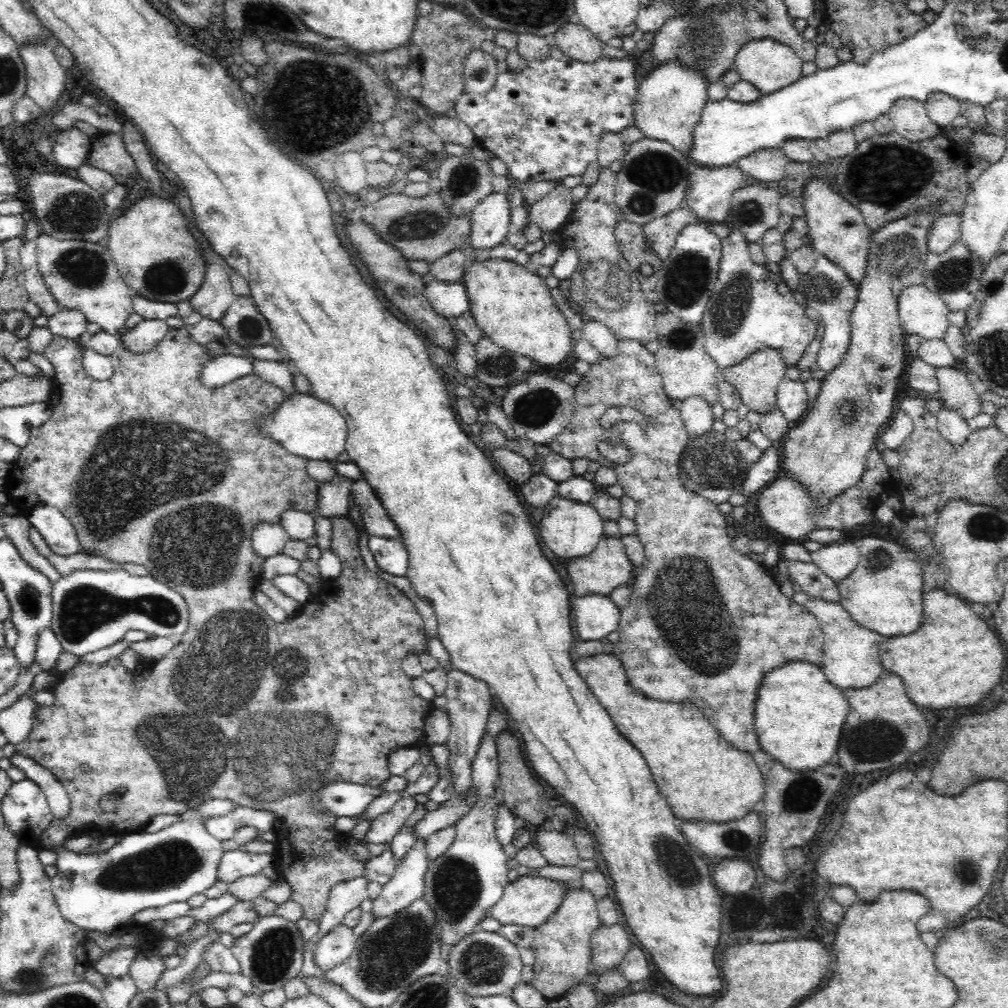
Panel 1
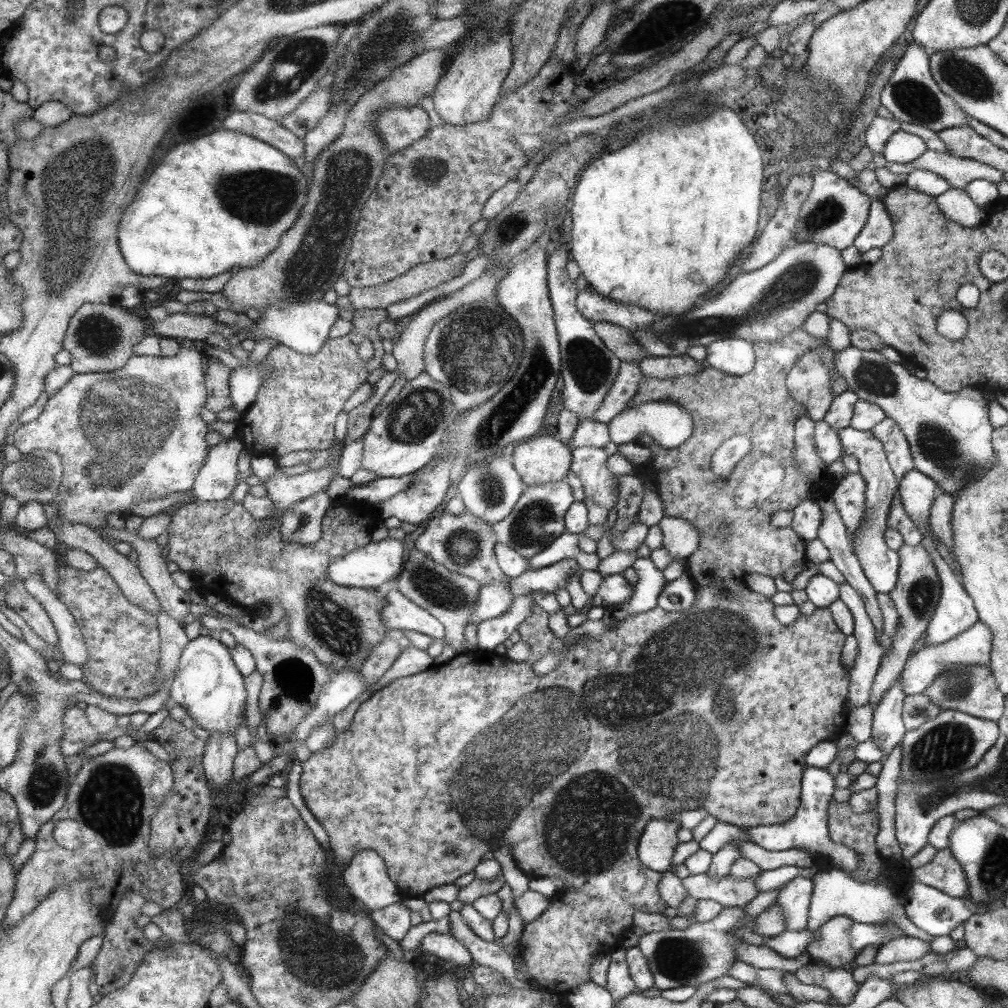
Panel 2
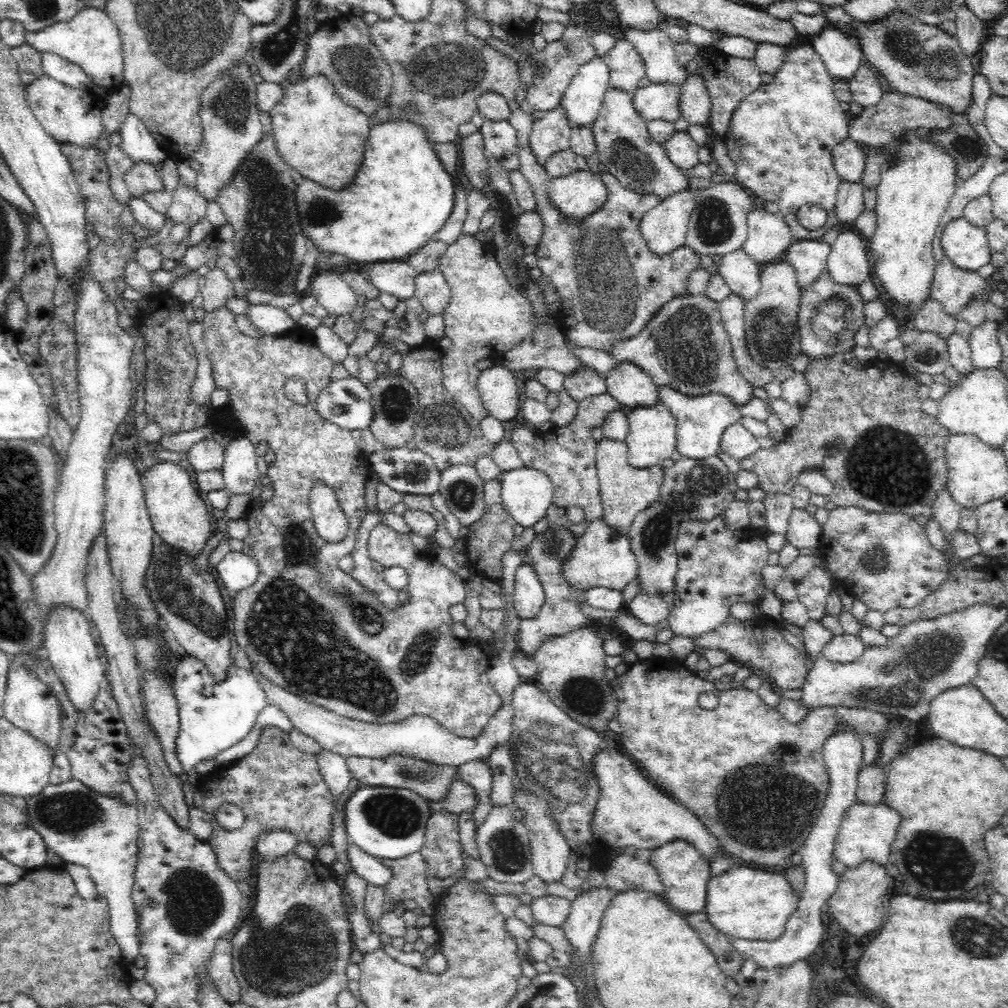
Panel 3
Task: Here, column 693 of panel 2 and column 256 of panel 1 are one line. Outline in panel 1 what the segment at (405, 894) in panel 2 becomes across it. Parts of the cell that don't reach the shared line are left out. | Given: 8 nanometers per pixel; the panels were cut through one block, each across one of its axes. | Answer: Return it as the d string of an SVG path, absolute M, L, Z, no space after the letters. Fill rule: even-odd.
M184 325L180 326L180 328L170 328L170 331L166 334L164 341L156 345L150 353L144 353L142 357L134 357L133 353L126 352L126 349L122 349L122 346L120 346L120 348L115 350L111 357L111 362L114 366L114 375L106 381L96 381L86 373L86 370L83 366L85 350L85 346L81 344L80 339L68 339L62 336L54 336L50 346L44 350L43 356L52 364L53 371L53 373L50 375L51 379L53 380L52 396L50 396L50 401L47 404L47 406L52 410L51 416L50 419L44 422L44 424L41 424L30 431L29 441L26 443L26 446L20 448L18 460L10 463L9 476L5 479L6 484L4 487L4 492L6 492L9 496L9 504L14 505L15 510L19 510L19 512L22 512L22 515L24 516L27 516L27 513L30 512L32 508L36 508L36 506L53 506L56 508L56 510L58 510L60 514L63 514L64 518L67 518L70 521L70 524L73 526L80 545L79 551L82 554L85 554L86 556L98 556L112 562L117 562L121 565L139 564L140 566L144 566L144 568L148 570L150 576L154 577L158 581L161 581L162 584L166 584L170 588L174 589L185 600L185 603L188 607L189 618L186 630L181 637L181 641L178 642L176 646L173 646L170 649L170 652L168 652L166 656L162 657L162 660L152 662L154 670L152 670L152 676L150 676L146 682L140 682L140 684L133 682L131 679L131 671L122 667L118 657L113 658L110 660L110 662L108 662L108 664L104 664L104 666L100 667L96 667L92 664L86 664L85 662L76 663L71 669L68 669L66 672L61 674L58 684L51 689L54 693L54 697L56 697L54 706L39 706L39 708L35 710L34 728L31 729L31 732L28 734L26 740L23 740L20 744L16 744L16 752L18 754L32 756L32 758L34 758L38 764L44 766L44 768L48 768L48 770L50 770L50 772L52 772L52 774L54 774L54 776L58 779L58 782L64 786L64 788L66 788L71 802L70 816L64 820L53 821L51 824L48 824L48 828L46 828L46 830L42 831L42 834L40 835L39 849L57 854L59 849L64 848L66 840L76 836L85 836L90 831L97 831L98 835L101 835L102 837L124 837L125 835L133 832L142 831L144 826L149 824L150 818L154 819L154 816L159 816L161 814L175 814L183 816L194 812L194 810L198 809L199 805L203 804L203 802L206 800L212 800L212 798L228 799L232 802L235 802L238 807L266 810L268 812L274 812L276 816L280 814L282 818L286 818L286 820L288 820L288 826L292 826L292 828L296 828L296 826L302 826L302 828L304 828L304 826L322 826L322 828L308 828L308 844L280 844L280 856L278 856L278 862L276 862L275 868L276 873L282 874L282 876L286 878L286 882L290 884L293 892L291 900L299 902L303 906L305 910L304 916L308 917L310 920L319 921L322 913L326 910L330 894L332 893L332 888L336 884L349 882L354 878L359 878L362 875L362 872L364 872L364 866L362 866L364 863L354 861L354 859L352 859L352 857L346 853L346 849L344 849L344 847L340 847L340 832L334 831L334 820L336 820L336 817L332 817L332 814L331 816L320 816L320 824L302 824L302 820L306 820L306 812L302 812L302 810L308 810L308 806L306 806L306 798L308 798L308 794L310 794L310 792L313 794L318 787L321 787L324 783L333 782L333 780L348 781L351 783L378 787L391 775L387 765L387 756L389 750L394 750L395 748L419 749L422 746L428 746L426 742L426 735L424 734L424 727L426 718L428 718L428 715L432 710L431 701L425 701L423 698L420 698L416 692L414 692L414 689L411 685L411 680L413 678L410 678L405 673L405 670L401 667L402 659L406 658L408 654L416 654L420 656L420 654L427 652L427 634L425 633L422 618L419 616L415 604L407 596L404 596L404 593L399 588L396 588L393 584L382 580L378 575L375 575L372 571L370 571L370 569L368 569L368 567L366 567L366 563L364 562L359 549L359 533L354 528L354 525L346 517L344 517L342 520L340 520L340 522L338 522L338 528L336 528L336 540L332 540L331 544L332 552L337 554L338 558L342 561L342 572L340 576L338 576L336 579L326 579L324 582L324 588L320 591L320 593L317 596L314 596L312 600L308 602L308 605L305 609L302 609L297 615L290 618L286 623L274 622L272 618L262 609L262 607L256 603L256 599L254 599L254 588L256 588L256 584L259 586L260 579L262 578L261 574L262 566L264 566L264 558L258 556L258 552L254 551L254 545L252 545L254 539L252 539L252 534L254 534L254 530L256 530L256 526L258 526L258 524L280 524L280 518L282 518L282 514L284 514L286 510L300 510L302 512L310 513L313 506L317 502L316 494L317 489L320 486L320 484L318 484L316 480L313 480L306 472L307 458L295 455L294 453L284 449L282 444L278 443L276 439L272 439L268 433L264 433L264 431L260 429L260 425L258 425L260 424L260 420L268 419L287 402L284 390L262 381L255 373L250 374L249 376L242 376L241 378L238 378L230 383L226 382L226 384L222 384L217 387L210 388L206 387L204 384L201 384L201 373L211 361L216 361L217 357L209 354L209 351L204 345L198 344L194 338L191 338ZM108 792L122 792L122 802L120 802L120 806L122 806L122 808L120 808L118 812L110 812L110 814L98 812L98 802L100 802L100 798L102 798L104 794L108 794Z

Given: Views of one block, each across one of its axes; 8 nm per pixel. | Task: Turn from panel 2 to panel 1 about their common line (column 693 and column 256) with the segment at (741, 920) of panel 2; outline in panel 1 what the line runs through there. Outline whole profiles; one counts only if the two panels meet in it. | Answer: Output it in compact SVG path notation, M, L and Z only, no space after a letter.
M274 913L270 916L261 916L252 928L235 940L231 952L239 961L242 974L251 980L252 986L261 992L283 988L286 982L292 978L300 977L304 965L304 952L308 940L298 929L296 921L288 921L286 918Z

